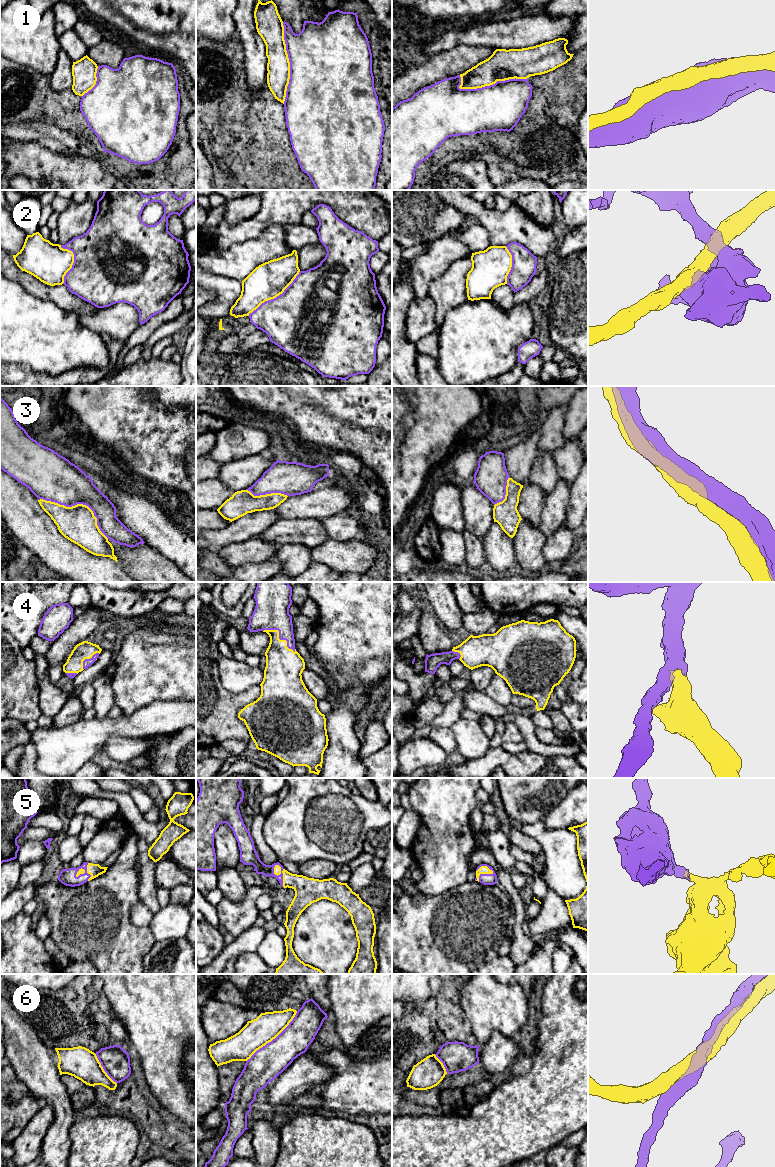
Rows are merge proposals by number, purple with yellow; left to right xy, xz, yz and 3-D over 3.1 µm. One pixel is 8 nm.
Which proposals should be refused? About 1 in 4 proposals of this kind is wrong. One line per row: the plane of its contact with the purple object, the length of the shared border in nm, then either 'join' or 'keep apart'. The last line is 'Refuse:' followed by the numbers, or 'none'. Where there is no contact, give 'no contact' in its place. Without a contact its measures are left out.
1: xz | 650 nm | join
2: xz | 550 nm | keep apart
3: xy | 650 nm | keep apart
4: xz | 320 nm | join
5: xz | 190 nm | join
6: xz | 600 nm | join
Refuse: 2, 3

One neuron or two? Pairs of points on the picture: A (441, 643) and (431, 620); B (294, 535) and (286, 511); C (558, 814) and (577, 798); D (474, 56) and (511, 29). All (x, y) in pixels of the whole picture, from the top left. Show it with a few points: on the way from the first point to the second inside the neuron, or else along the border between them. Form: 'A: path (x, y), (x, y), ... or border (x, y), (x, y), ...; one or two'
A: path (435, 637), (431, 633), (431, 626); one
B: border (312, 518), (280, 519); two
C: path (563, 812), (572, 803); one
D: border (464, 44), (491, 46), (495, 49); two

